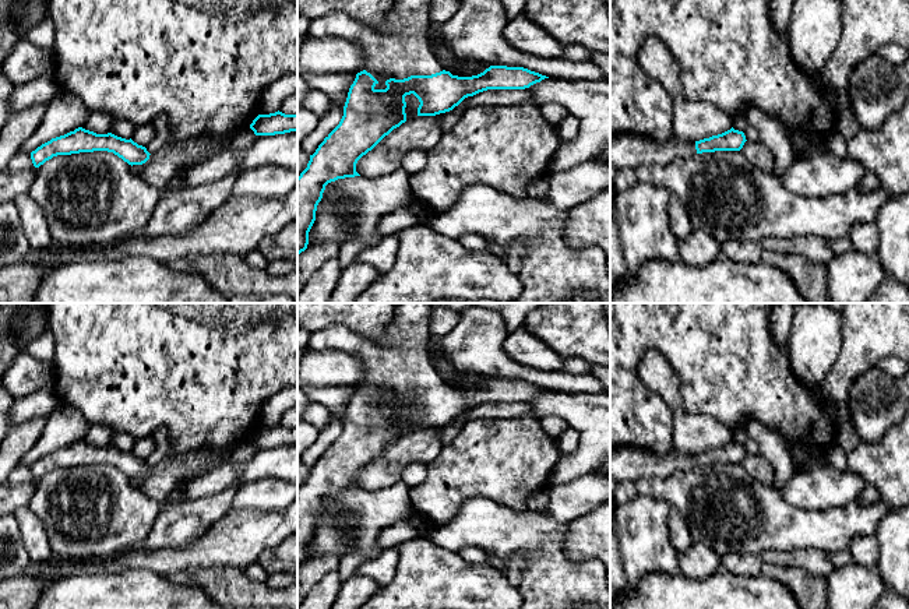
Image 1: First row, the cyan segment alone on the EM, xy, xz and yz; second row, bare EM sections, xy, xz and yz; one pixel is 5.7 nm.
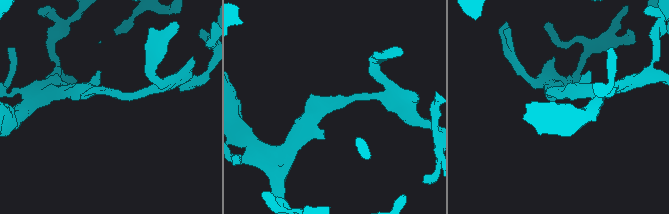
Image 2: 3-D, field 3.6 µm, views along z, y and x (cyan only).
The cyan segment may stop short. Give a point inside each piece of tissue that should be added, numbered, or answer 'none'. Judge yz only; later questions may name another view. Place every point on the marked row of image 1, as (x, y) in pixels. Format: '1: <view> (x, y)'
1: yz (627, 151)

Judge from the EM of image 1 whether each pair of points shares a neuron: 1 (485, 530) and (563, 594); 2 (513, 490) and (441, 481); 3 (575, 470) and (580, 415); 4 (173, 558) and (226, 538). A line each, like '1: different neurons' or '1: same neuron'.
1: same neuron
2: same neuron
3: same neuron
4: same neuron

